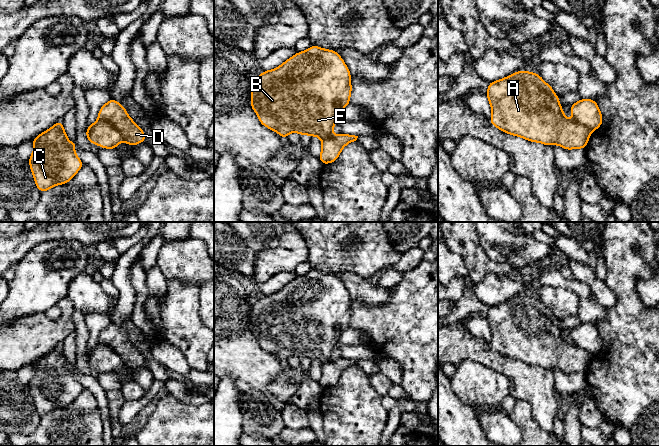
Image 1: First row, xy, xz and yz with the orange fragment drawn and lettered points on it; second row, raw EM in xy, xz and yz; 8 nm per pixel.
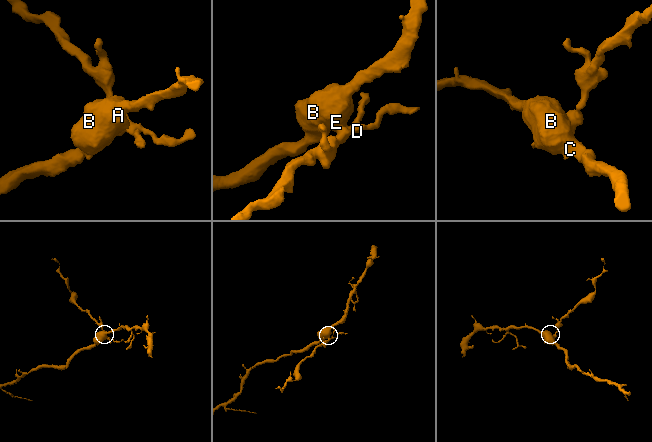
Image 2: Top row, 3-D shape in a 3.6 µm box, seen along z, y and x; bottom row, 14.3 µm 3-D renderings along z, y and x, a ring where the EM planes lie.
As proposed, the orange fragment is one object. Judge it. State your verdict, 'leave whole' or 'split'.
split

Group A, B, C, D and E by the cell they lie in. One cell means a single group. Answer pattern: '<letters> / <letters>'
A B C E / D

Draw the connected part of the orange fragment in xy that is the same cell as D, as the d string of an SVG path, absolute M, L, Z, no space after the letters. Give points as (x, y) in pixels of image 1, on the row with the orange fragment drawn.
M112 98L101 107L98 117L114 125L131 147L143 143L146 139L143 130L128 116L123 105Z

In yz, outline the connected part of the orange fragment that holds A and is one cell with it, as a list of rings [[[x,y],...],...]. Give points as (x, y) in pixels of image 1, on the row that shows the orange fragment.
[[[521,70],[498,81],[489,82],[486,95],[492,109],[489,120],[501,131],[530,142],[540,142],[549,146],[558,144],[566,150],[585,149],[591,130],[575,120],[570,121],[564,117],[559,96],[539,74]]]

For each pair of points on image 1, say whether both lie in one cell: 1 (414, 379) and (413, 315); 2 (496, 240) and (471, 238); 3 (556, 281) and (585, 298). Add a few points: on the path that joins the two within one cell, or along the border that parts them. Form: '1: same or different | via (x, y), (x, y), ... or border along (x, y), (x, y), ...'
1: same | via (414, 363), (414, 331)
2: different | border along (477, 232), (484, 251), (492, 260)
3: same | via (564, 283), (573, 284), (579, 290)

